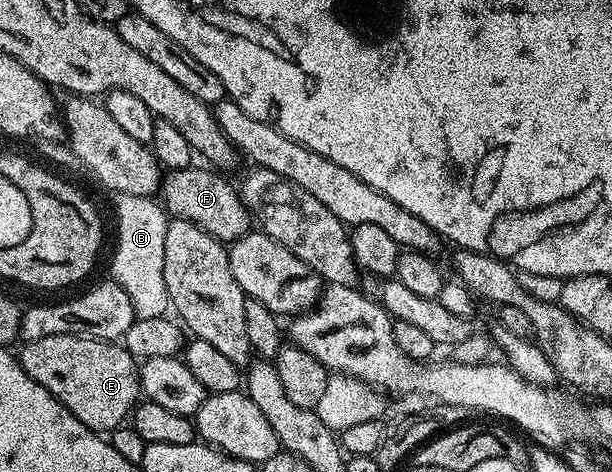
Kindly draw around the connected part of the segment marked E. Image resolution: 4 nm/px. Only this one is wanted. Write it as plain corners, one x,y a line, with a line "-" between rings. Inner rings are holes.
55,335
27,341
18,351
22,369
46,389
82,425
97,433
109,433
127,420
141,398
137,360
116,341
90,339
86,335

